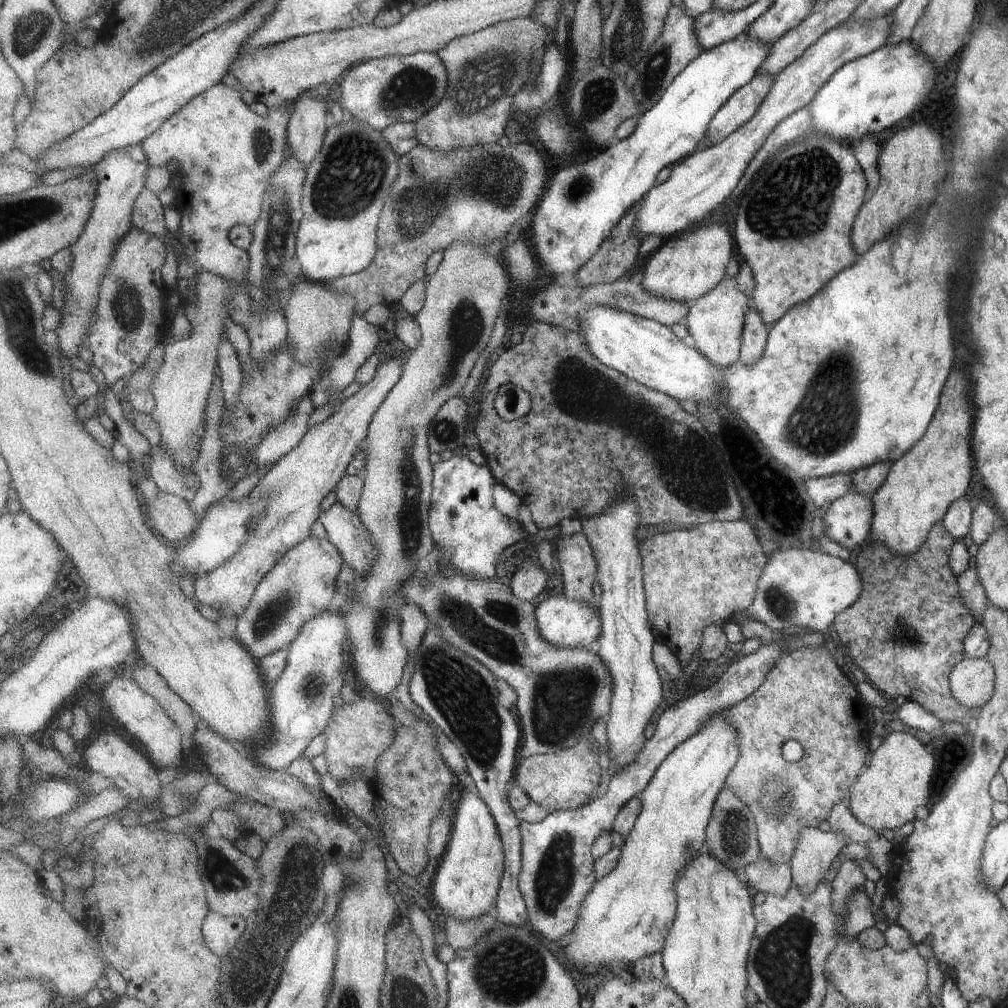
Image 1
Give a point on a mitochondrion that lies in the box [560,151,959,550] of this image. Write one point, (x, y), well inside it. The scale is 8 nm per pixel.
(819, 427)

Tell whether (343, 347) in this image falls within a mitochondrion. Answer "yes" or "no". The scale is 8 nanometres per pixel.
no

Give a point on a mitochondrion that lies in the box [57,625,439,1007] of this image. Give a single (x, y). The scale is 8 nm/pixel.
(254, 963)

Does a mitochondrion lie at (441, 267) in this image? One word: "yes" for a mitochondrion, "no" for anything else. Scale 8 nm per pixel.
no

